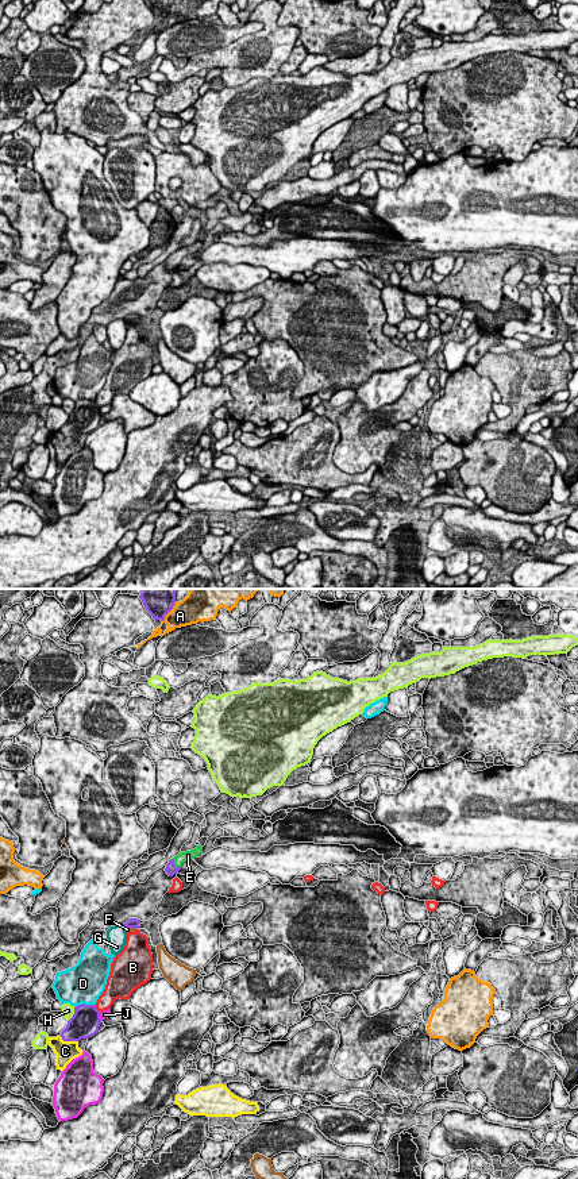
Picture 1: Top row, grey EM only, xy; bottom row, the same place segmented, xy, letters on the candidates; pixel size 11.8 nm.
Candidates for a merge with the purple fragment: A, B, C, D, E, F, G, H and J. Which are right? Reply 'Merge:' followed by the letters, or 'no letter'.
Merge: E

